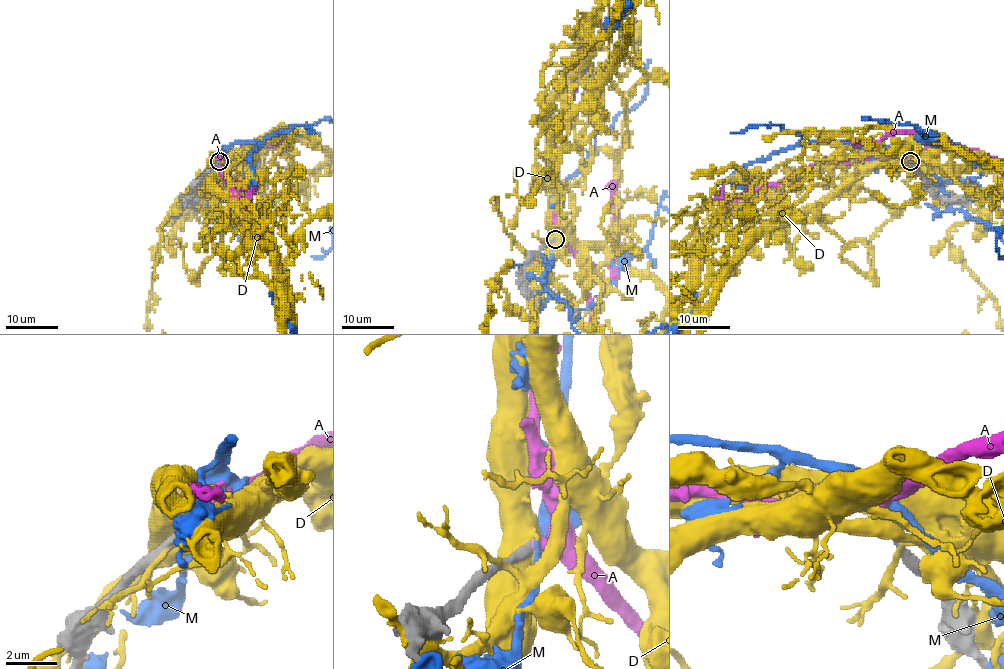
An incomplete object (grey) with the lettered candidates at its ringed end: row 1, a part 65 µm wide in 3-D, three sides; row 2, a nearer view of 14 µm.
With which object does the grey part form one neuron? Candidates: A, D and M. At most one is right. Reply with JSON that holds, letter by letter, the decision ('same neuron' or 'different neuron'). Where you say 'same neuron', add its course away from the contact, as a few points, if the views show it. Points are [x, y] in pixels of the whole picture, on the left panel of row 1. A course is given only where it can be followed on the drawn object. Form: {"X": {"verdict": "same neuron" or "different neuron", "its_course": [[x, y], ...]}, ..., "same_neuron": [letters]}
{"A": {"verdict": "same neuron"}, "D": {"verdict": "different neuron"}, "M": {"verdict": "different neuron"}, "same_neuron": ["A"]}

